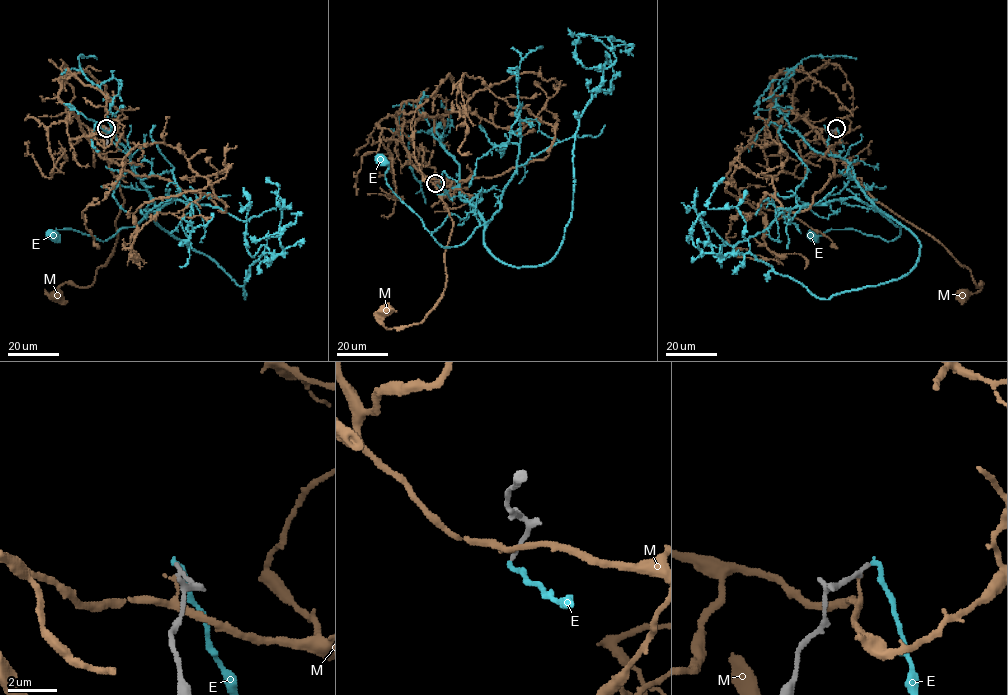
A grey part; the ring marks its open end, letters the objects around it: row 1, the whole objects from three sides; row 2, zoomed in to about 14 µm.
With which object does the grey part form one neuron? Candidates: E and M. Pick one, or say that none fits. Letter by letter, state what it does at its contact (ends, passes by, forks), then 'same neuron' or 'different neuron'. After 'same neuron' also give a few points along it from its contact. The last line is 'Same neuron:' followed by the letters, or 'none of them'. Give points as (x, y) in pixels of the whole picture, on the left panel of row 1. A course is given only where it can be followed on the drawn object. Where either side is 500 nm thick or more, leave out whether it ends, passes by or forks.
E: it ends | same neuron | via (106, 128), (159, 209), (106, 240), (71, 229), (57, 229), (59, 236), (54, 237)
M: it ends | different neuron
Same neuron: E

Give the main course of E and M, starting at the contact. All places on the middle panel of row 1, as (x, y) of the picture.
E: (435, 183), (458, 186), (459, 197), (488, 221), (457, 246), (435, 240), (391, 190), (383, 161)
M: (435, 182), (411, 155), (453, 223), (442, 296), (419, 323), (386, 328), (386, 310)

